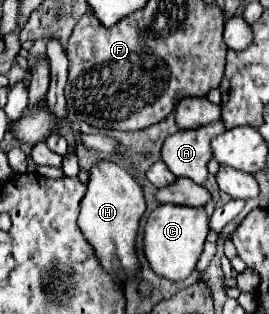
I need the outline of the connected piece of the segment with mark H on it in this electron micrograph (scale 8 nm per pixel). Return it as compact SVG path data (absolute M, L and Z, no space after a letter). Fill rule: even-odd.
M110 160L94 162L94 166L90 168L88 190L80 204L78 224L84 236L88 238L88 242L92 244L92 248L96 250L96 256L106 272L120 278L128 278L132 272L136 272L138 258L134 246L136 246L138 224L144 210L146 204L144 204L142 188L126 168Z

